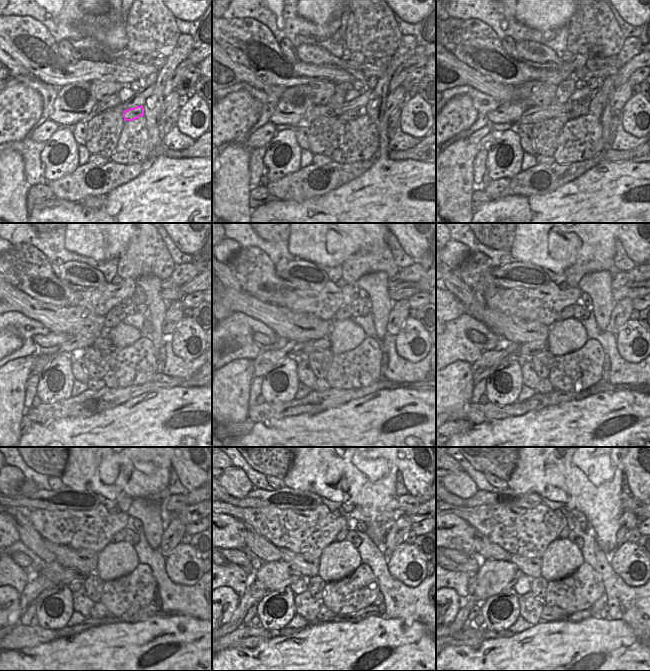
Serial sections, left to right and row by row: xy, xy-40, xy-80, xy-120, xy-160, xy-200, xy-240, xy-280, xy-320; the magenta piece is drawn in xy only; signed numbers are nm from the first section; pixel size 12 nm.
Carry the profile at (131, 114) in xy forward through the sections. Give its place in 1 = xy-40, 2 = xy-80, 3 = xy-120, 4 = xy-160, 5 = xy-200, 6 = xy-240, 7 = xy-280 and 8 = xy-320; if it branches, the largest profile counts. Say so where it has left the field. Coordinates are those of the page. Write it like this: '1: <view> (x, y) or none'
1: xy-40 (355, 113)
2: xy-80 (566, 118)
3: xy-120 (103, 342)
4: xy-160 (311, 346)
5: xy-200 (529, 348)
6: xy-240 (59, 575)
7: xy-280 (276, 575)
8: xy-320 (493, 577)

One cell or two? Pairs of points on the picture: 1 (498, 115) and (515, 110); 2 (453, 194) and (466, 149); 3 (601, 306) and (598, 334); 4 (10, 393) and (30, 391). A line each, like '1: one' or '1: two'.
1: one
2: one
3: two
4: two

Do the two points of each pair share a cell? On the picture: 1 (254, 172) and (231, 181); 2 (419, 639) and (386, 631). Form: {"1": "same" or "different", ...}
{"1": "different", "2": "same"}

